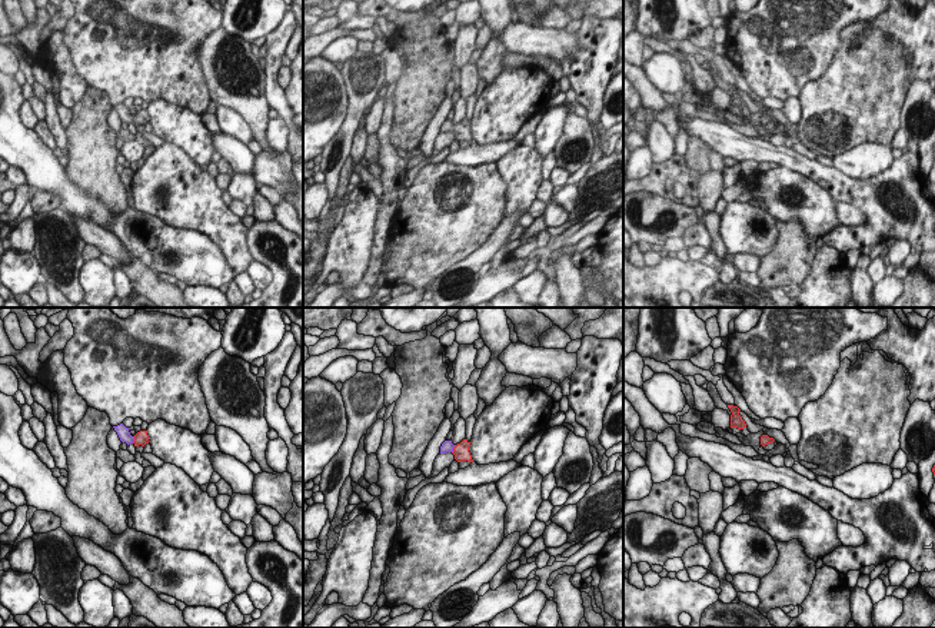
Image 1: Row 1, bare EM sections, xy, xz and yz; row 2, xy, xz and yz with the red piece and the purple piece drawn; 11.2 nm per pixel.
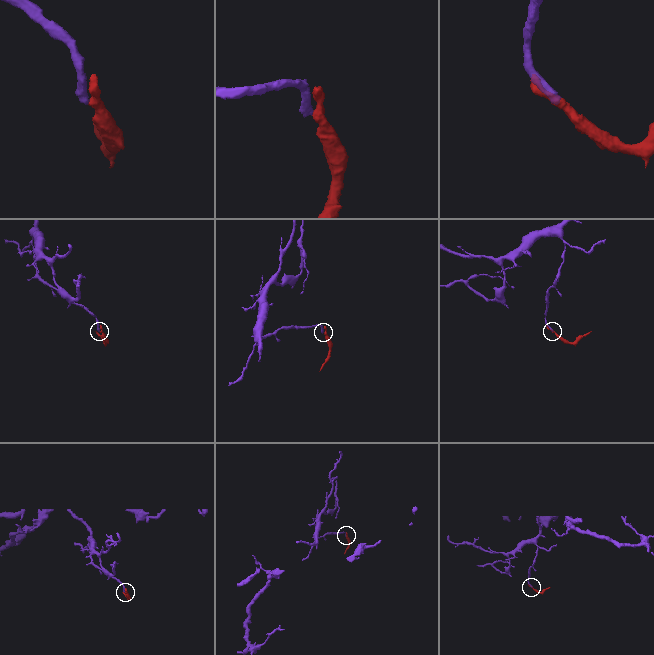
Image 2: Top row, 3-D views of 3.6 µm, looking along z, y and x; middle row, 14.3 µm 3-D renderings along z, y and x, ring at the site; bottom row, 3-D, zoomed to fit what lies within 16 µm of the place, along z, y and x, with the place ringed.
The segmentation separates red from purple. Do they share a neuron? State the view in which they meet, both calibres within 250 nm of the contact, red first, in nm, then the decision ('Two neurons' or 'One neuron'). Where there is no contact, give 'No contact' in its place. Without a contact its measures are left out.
Touches red in xz. Thickness 190 nm (red) against 130 nm. One neuron

